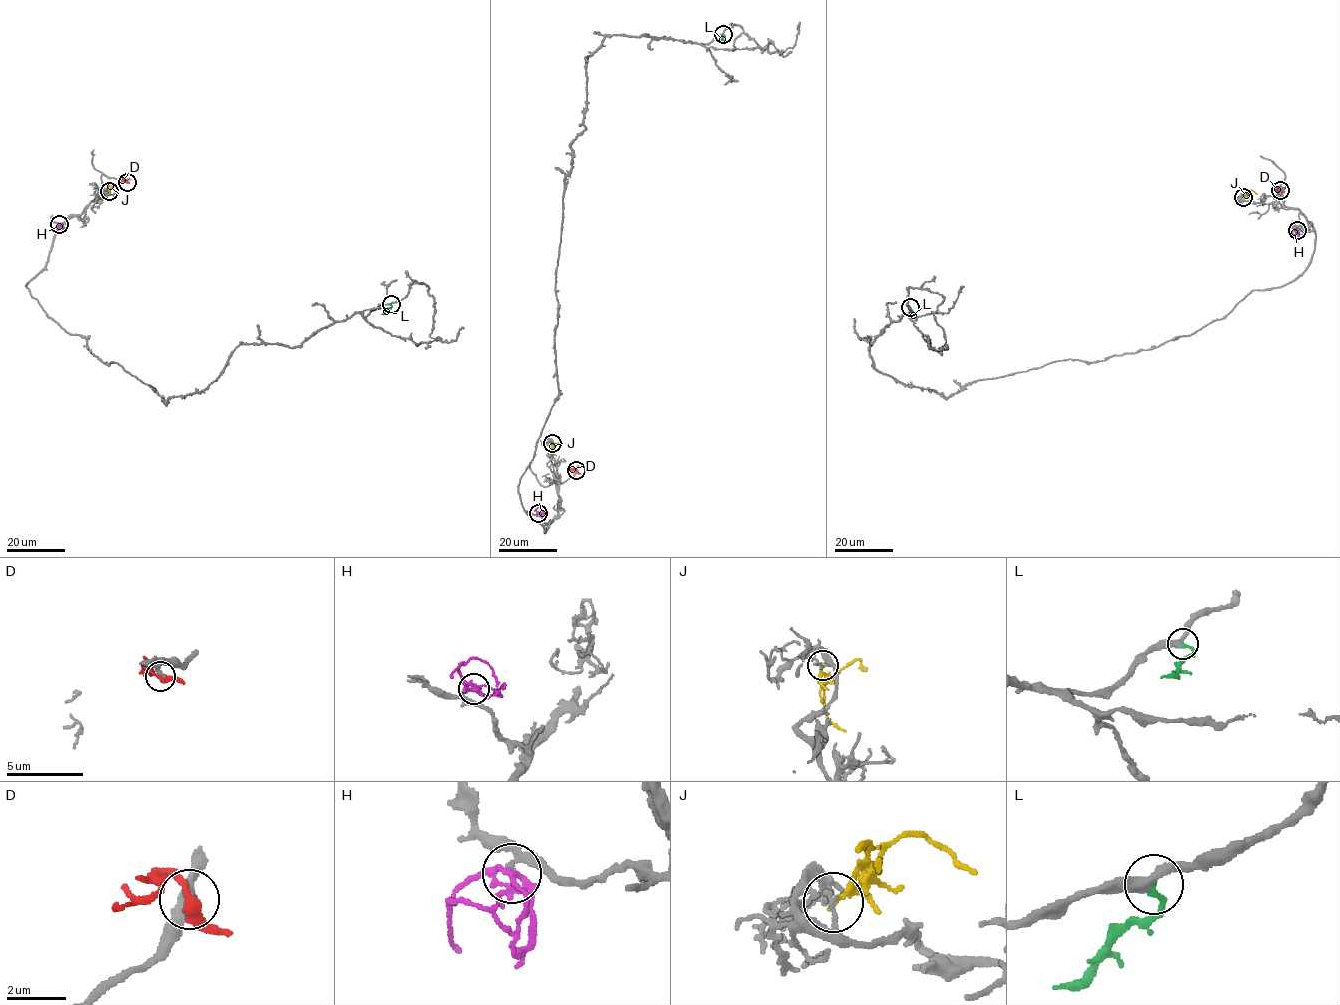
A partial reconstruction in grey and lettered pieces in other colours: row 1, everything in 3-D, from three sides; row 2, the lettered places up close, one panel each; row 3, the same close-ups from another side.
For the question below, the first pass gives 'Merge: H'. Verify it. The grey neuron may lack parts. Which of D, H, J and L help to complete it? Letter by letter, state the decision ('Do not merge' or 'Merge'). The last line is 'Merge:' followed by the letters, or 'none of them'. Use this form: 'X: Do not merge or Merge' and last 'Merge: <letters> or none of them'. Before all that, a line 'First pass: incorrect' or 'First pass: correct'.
First pass: correct
D: Do not merge
H: Merge
J: Do not merge
L: Do not merge
Merge: H

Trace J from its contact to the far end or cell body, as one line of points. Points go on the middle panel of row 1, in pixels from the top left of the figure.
J: (552, 443), (552, 453), (556, 455)

